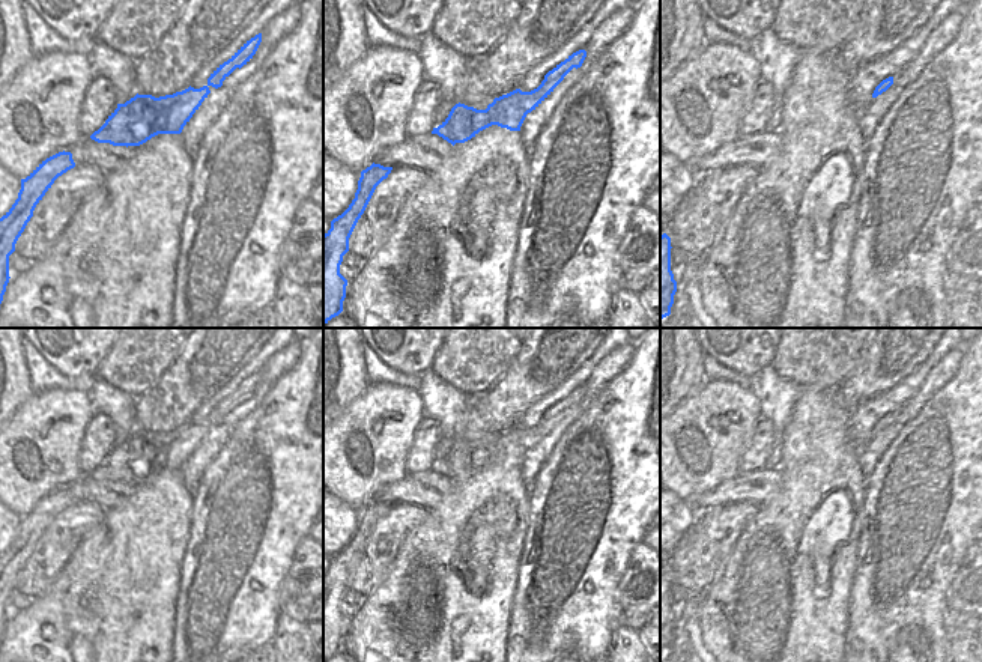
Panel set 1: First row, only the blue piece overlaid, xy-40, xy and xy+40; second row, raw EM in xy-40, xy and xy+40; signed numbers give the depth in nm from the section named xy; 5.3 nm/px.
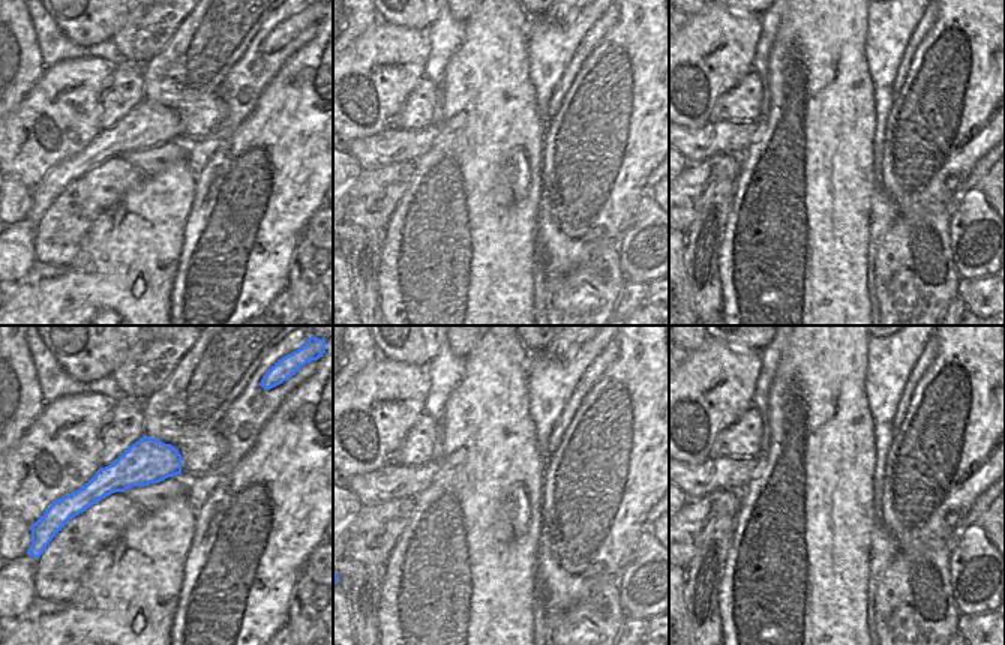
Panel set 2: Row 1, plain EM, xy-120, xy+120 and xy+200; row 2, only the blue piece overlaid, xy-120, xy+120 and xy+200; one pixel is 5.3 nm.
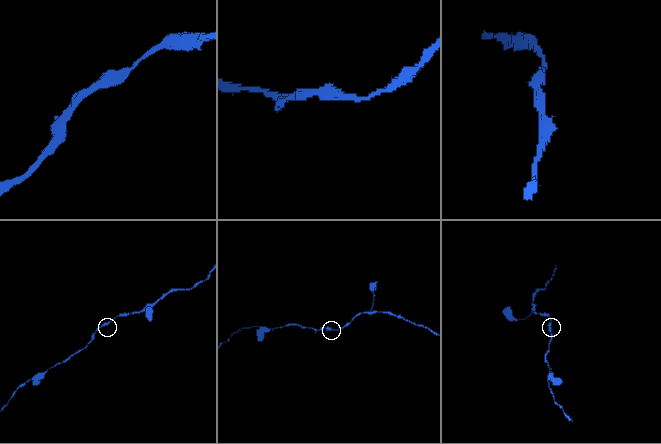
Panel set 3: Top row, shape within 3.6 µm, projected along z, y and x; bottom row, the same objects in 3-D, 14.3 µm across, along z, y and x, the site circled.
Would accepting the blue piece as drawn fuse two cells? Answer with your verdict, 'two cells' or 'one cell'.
one cell

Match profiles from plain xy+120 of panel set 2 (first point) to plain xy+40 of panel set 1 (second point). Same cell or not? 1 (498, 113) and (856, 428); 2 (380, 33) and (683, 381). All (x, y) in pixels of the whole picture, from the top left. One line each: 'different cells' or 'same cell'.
1: different cells
2: different cells

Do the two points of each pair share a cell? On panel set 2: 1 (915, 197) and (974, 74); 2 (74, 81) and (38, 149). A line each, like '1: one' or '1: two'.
1: one
2: one

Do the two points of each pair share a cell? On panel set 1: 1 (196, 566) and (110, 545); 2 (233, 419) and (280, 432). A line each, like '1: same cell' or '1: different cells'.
1: different cells
2: different cells

